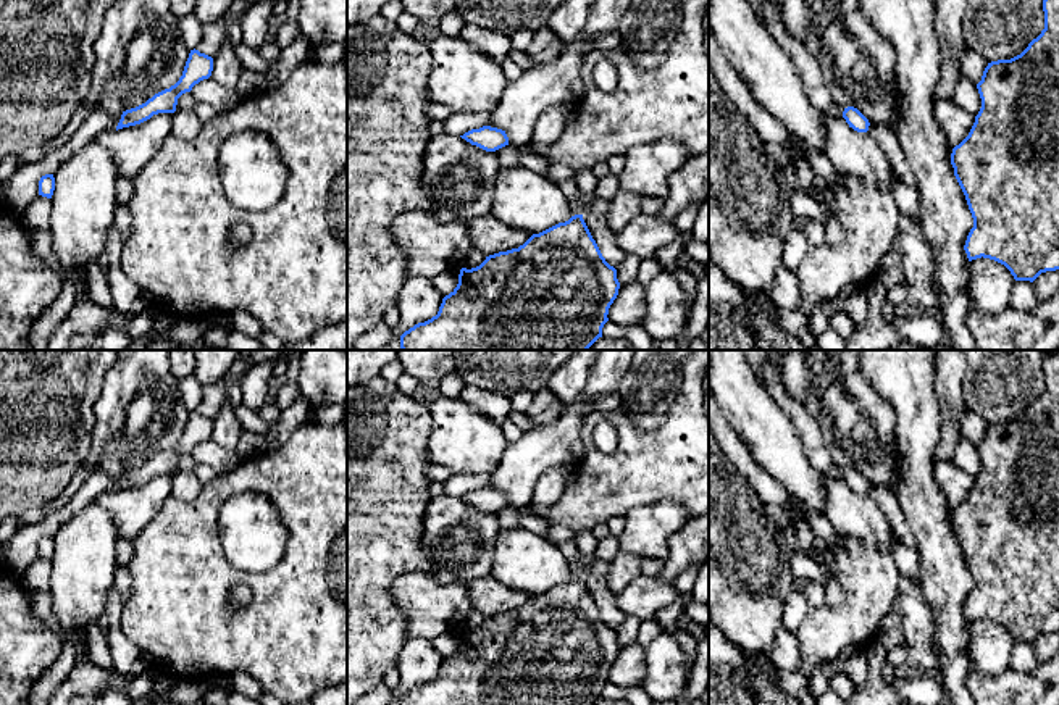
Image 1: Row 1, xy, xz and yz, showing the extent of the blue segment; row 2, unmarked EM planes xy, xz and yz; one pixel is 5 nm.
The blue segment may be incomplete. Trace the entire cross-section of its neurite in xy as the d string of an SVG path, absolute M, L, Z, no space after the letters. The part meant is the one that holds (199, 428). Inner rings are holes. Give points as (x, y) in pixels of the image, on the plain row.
M195 410L190 411L179 442L170 450L155 455L145 465L123 473L116 492L140 486L158 474L174 474L178 460L182 455L190 453L192 448L200 442L208 440L211 437L211 432L213 432L213 419L205 415L200 415Z

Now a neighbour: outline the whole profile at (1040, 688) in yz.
M1059 652L1033 673L1011 668L985 676L970 663L967 687L975 705L1059 705Z

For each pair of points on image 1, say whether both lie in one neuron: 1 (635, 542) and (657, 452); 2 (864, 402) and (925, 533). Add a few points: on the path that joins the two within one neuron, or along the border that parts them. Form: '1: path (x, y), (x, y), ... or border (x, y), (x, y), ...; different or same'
1: border (682, 505), (654, 500), (636, 505), (625, 517); different
2: border (891, 434), (898, 457), (898, 479), (893, 489); different

